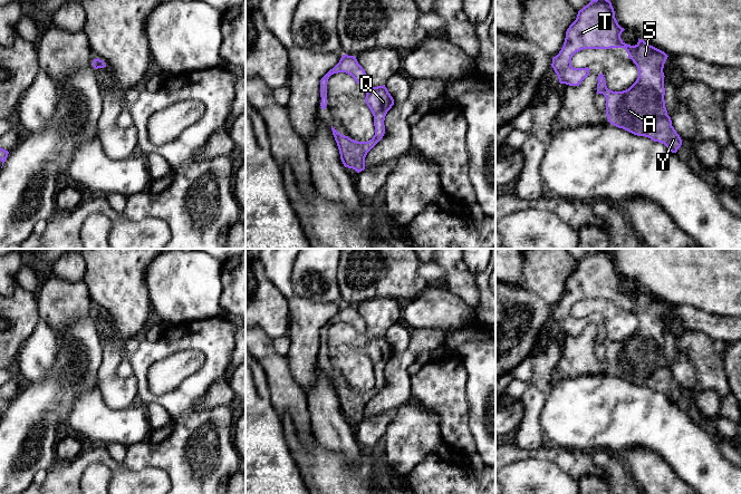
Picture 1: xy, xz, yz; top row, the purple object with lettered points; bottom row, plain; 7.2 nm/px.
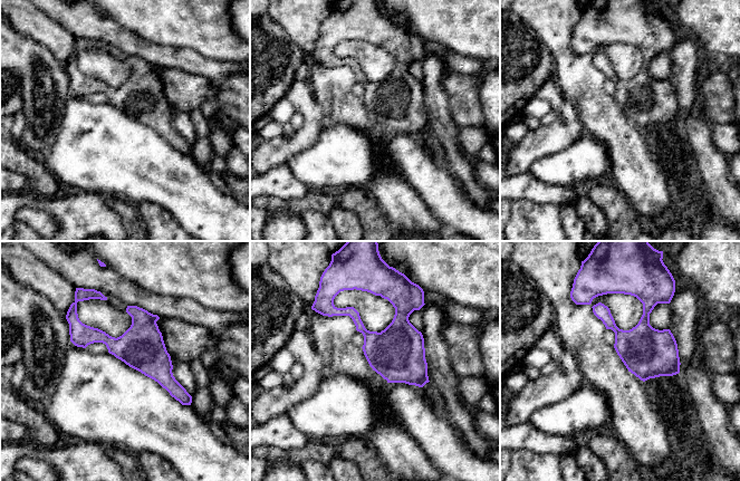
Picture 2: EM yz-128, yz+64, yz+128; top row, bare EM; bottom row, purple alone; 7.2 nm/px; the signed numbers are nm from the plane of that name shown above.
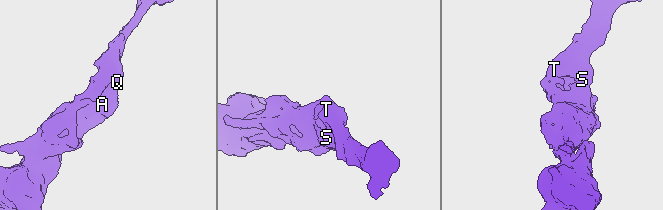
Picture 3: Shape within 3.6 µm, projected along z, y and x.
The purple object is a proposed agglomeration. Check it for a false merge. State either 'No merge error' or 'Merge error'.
No merge error

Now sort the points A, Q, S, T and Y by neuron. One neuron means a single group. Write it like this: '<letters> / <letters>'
A Q S T Y

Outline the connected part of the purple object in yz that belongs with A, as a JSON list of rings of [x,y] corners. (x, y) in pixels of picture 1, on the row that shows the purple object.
[[[591,0],[587,6],[578,11],[576,20],[566,31],[564,46],[559,54],[552,58],[551,67],[558,76],[560,84],[579,86],[589,75],[589,68],[574,68],[571,66],[572,56],[583,49],[610,49],[624,48],[628,58],[633,60],[638,69],[636,81],[626,90],[613,91],[607,88],[605,77],[602,74],[597,77],[597,95],[603,94],[606,98],[606,115],[608,122],[634,135],[645,136],[654,142],[664,144],[672,153],[676,153],[682,145],[682,139],[672,126],[671,117],[665,107],[664,88],[664,64],[667,55],[638,38],[635,46],[625,43],[620,35],[622,28],[616,18],[615,11],[609,0]]]

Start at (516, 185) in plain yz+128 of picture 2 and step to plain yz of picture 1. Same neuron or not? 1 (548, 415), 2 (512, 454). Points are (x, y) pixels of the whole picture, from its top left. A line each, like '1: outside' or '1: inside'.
1: outside
2: outside

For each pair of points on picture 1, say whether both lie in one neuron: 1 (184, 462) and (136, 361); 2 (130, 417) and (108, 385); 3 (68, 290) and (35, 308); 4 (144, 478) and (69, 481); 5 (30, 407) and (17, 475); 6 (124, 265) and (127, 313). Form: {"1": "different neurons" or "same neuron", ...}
{"1": "same neuron", "2": "different neurons", "3": "same neuron", "4": "same neuron", "5": "same neuron", "6": "same neuron"}

